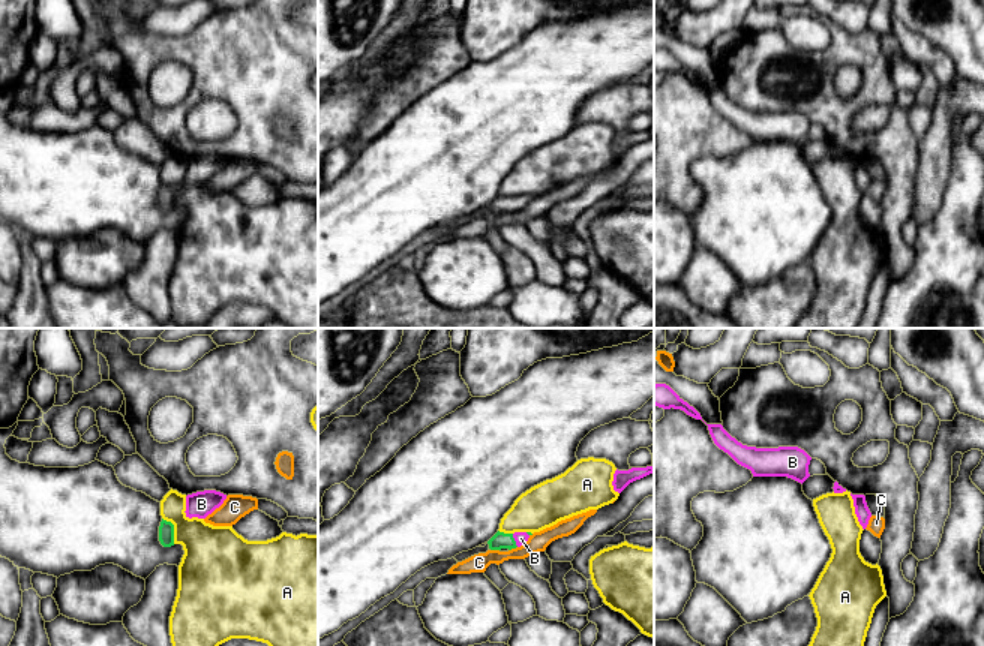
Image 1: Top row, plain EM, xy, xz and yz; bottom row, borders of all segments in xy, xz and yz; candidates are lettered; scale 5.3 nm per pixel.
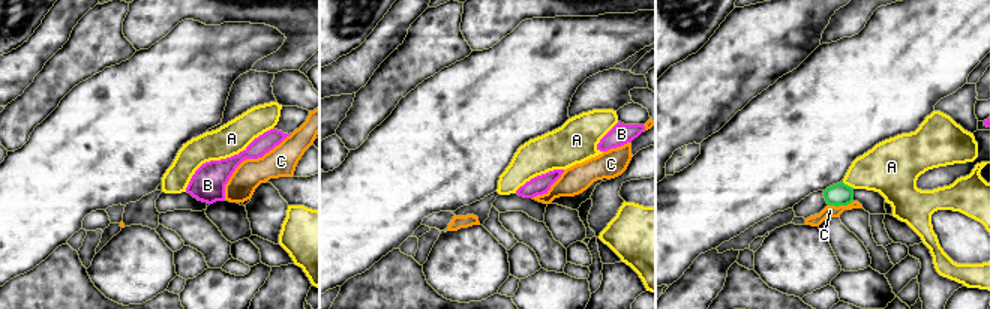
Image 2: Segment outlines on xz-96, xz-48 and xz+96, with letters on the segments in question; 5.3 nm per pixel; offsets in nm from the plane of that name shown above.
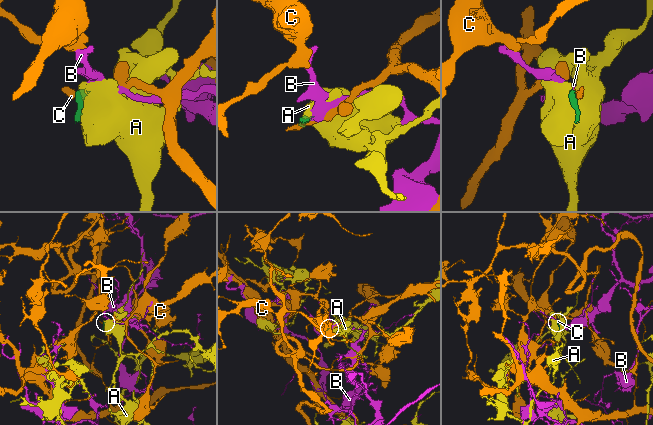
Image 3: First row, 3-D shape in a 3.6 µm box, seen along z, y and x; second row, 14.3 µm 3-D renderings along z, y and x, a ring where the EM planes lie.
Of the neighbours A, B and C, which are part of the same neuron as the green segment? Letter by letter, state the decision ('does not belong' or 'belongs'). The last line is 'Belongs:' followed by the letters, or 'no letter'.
A: does not belong
B: belongs
C: does not belong
Belongs: B

